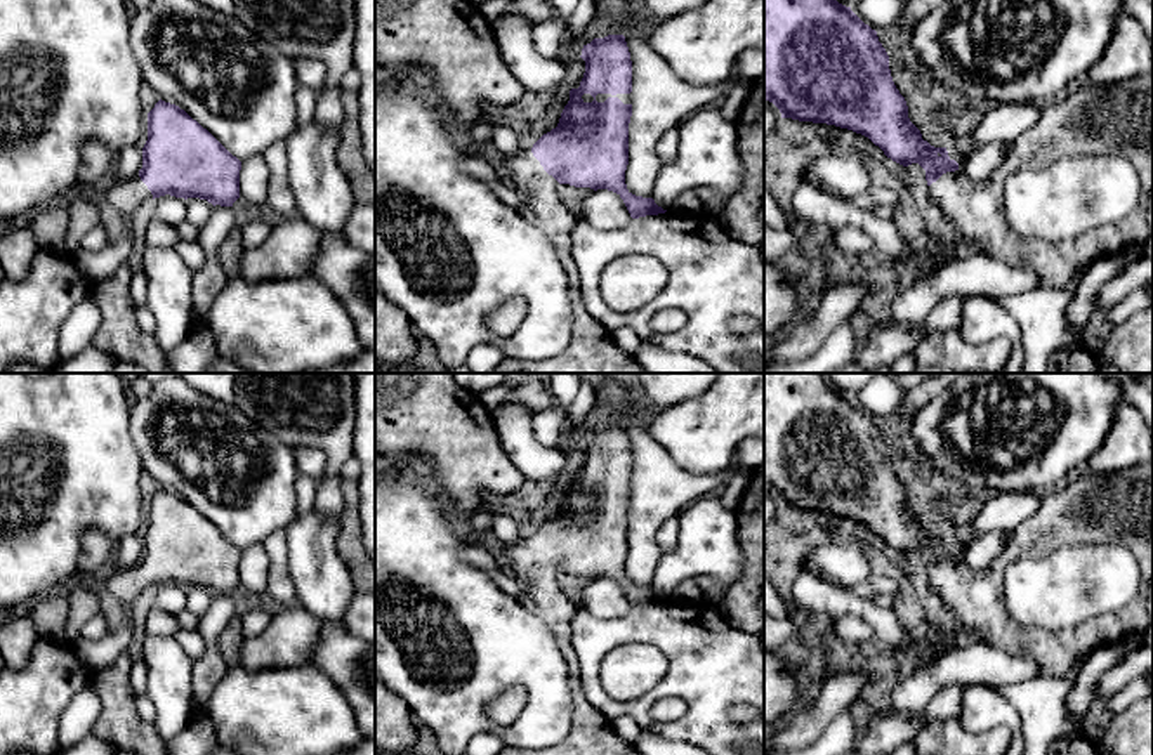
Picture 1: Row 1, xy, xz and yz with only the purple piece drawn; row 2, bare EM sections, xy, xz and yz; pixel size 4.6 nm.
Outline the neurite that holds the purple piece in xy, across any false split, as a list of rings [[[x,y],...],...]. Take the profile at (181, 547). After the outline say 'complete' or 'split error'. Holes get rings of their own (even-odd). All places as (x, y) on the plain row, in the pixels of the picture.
[[[158,489],[148,502],[148,529],[142,536],[142,557],[128,569],[113,573],[106,590],[132,607],[135,597],[155,587],[200,587],[221,595],[233,595],[240,587],[241,550],[233,545],[207,517],[175,493]]]; split error

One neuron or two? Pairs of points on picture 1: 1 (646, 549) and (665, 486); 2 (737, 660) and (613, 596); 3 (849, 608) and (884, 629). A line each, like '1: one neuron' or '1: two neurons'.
1: one neuron
2: two neurons
3: one neuron

